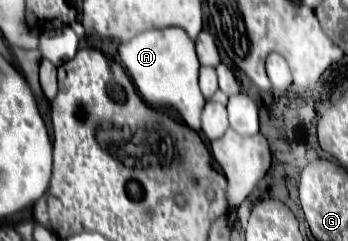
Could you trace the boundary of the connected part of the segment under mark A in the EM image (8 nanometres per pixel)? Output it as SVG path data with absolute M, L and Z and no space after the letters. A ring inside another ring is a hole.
M162 28L162 30L142 32L134 40L130 40L128 44L118 46L118 58L120 58L122 66L126 68L126 72L130 74L134 86L138 88L138 92L144 98L146 104L176 108L180 112L182 120L192 130L200 132L200 114L202 114L202 108L204 108L204 96L198 88L198 68L200 68L200 64L198 64L198 58L196 58L194 42L190 40L190 36L182 28Z

